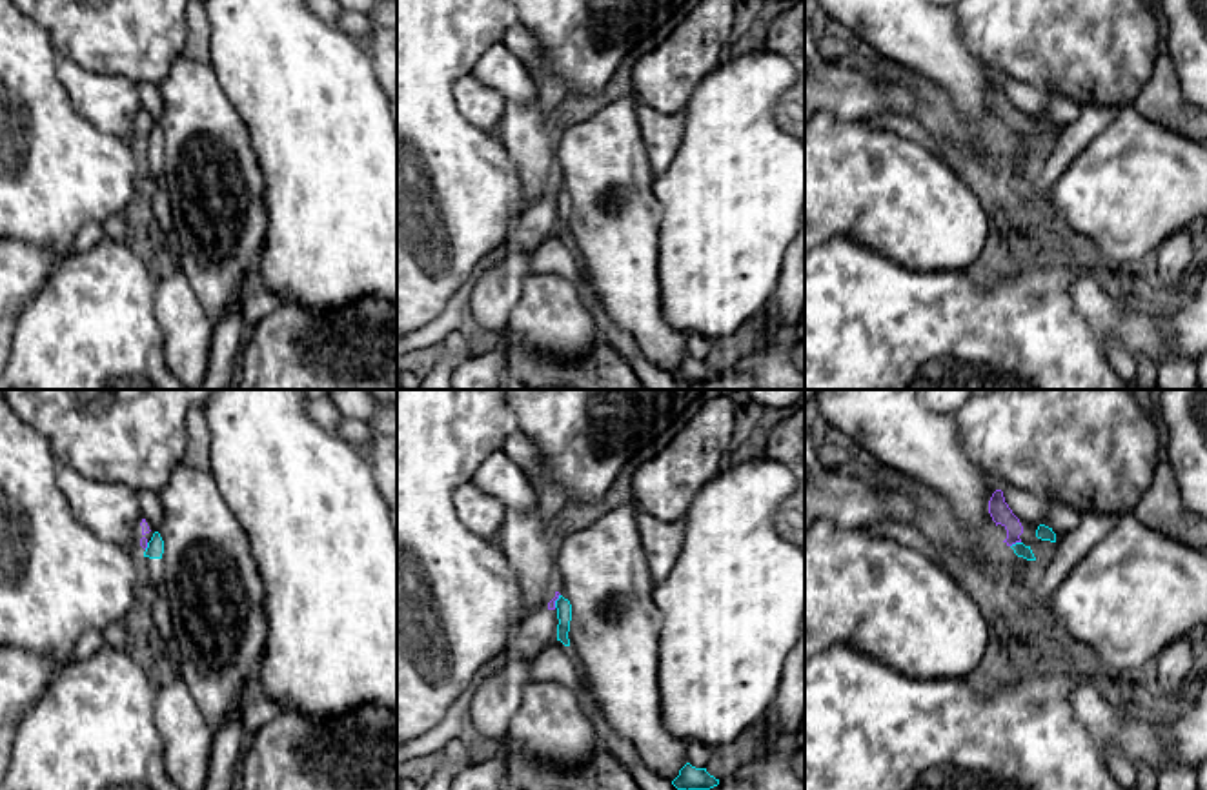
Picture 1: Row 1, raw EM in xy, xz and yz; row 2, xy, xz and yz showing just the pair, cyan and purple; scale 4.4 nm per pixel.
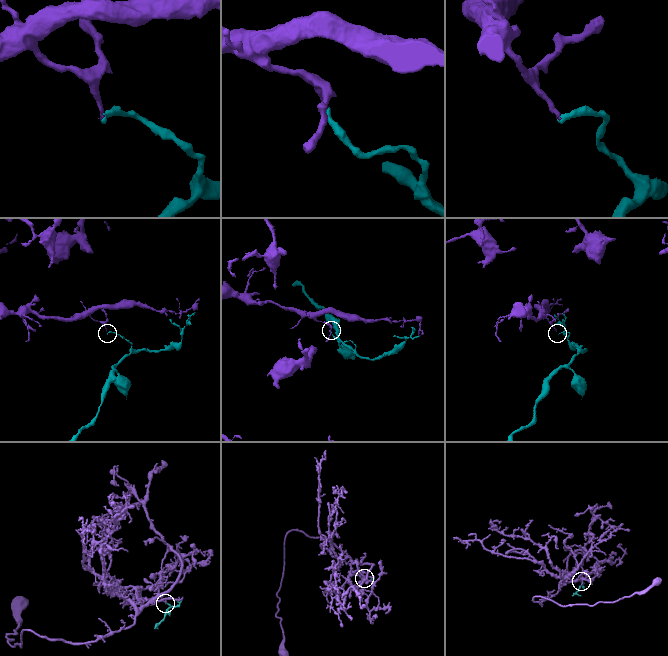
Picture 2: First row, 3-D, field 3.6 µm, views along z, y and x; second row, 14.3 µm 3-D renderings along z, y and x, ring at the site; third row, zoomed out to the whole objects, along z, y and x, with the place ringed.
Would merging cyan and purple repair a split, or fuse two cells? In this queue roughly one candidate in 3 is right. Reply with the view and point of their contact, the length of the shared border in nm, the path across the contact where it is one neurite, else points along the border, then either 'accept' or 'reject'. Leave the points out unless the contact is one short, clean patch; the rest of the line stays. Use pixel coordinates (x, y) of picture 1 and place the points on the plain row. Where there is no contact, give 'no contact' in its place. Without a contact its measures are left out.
meets cyan in yz at (1016, 135); contact 50 nm long; border along yz (1020, 133), (1011, 139); reject

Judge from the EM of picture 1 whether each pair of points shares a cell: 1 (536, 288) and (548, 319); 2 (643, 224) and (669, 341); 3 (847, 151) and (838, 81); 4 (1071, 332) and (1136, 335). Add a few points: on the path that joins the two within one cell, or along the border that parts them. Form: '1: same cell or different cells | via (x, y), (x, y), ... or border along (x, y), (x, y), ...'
1: same cell | via (543, 295), (548, 312)
2: same cell | via (639, 253), (639, 312)
3: different cells | border along (823, 110), (840, 119), (869, 122)
4: different cells | border along (1071, 297), (1075, 312), (1087, 324), (1104, 354)

